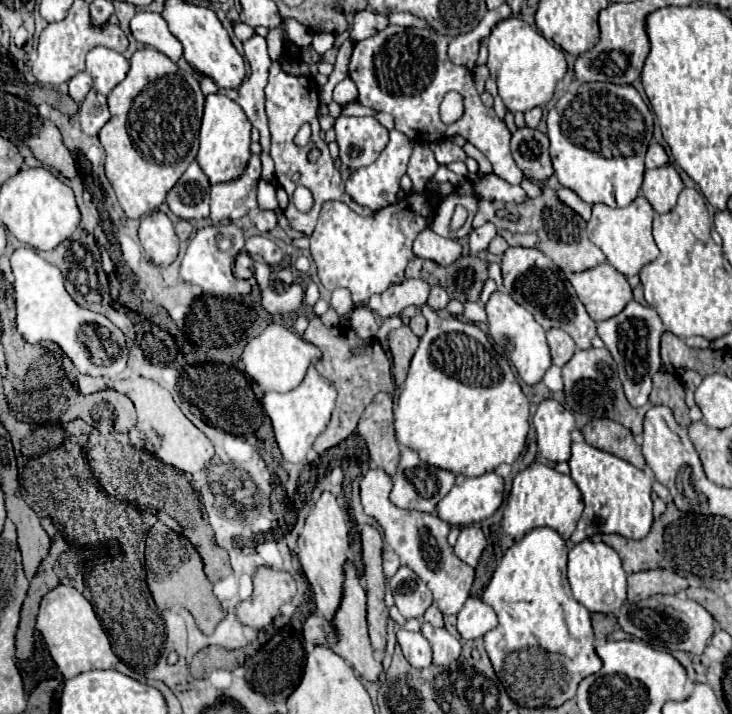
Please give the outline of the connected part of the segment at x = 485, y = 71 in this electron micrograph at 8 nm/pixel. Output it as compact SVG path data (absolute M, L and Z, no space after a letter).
M486 65L482 67L476 67L473 70L474 83L479 94L482 94L485 91L485 82L489 77L489 69Z

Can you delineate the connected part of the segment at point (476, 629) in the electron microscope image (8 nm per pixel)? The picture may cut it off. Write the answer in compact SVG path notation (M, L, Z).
M470 597L458 613L458 633L464 639L478 639L496 627L496 613L482 599Z

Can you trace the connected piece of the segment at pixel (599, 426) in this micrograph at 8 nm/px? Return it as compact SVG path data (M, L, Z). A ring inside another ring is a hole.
M598 419L588 423L582 429L582 435L588 445L602 449L606 453L612 453L632 463L638 469L646 469L646 461L640 451L640 445L634 441L634 435L620 423L614 423L610 419Z

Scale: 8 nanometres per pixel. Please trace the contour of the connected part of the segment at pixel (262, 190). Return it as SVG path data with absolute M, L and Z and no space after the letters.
M260 181L258 183L258 205L262 211L268 209L278 209L278 199L276 199L276 189L272 183Z

